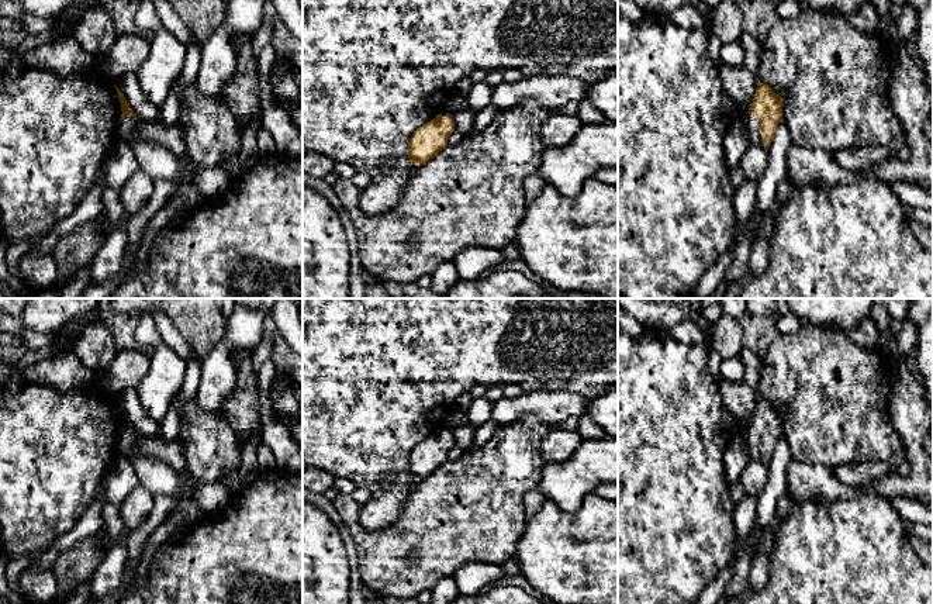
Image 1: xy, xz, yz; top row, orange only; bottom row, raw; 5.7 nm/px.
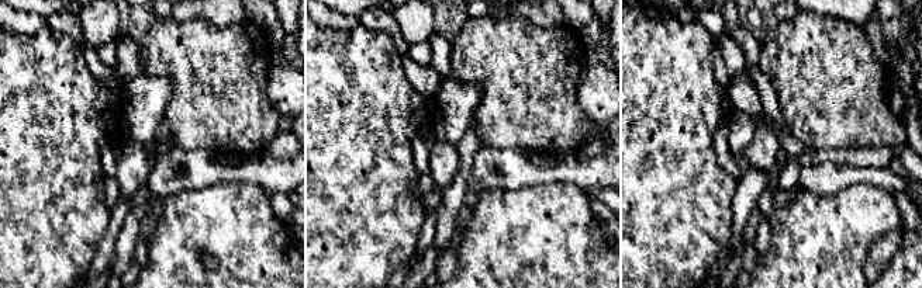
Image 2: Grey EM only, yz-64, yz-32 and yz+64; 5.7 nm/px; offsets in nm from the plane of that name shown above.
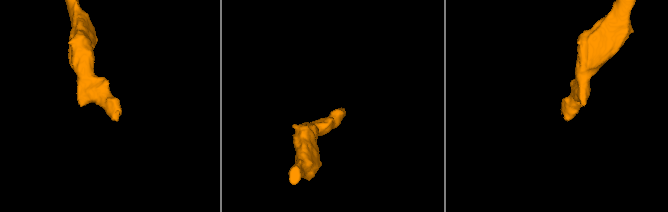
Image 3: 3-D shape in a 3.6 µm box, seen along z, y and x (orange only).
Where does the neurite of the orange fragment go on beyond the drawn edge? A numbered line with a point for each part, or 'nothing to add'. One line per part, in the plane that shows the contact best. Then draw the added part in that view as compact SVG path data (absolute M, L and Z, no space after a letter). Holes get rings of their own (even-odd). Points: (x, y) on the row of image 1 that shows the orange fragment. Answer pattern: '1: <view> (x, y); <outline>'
1: yz (753, 126); M746 114L746 118L747 118L747 130L749 130L750 144L767 148L764 141L761 139L761 130L760 130L759 120L751 114Z

